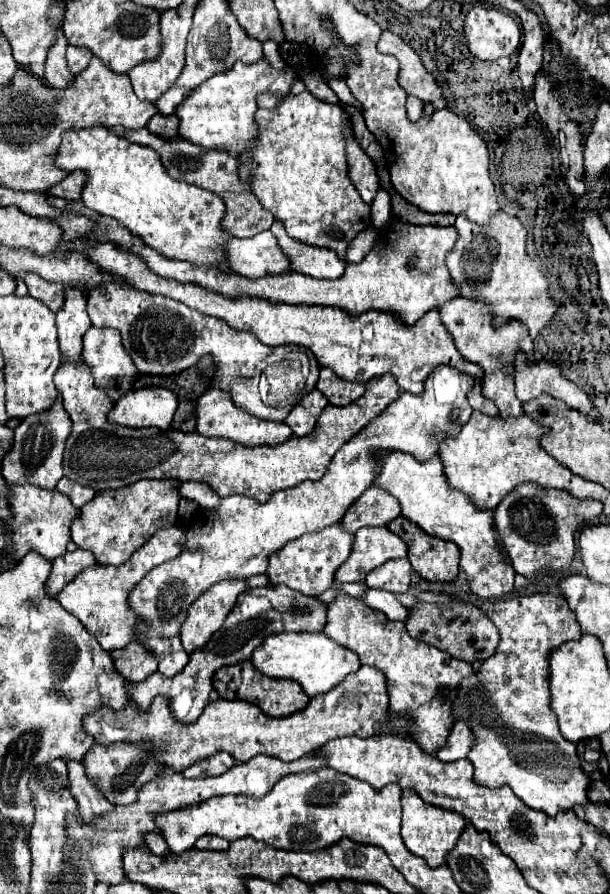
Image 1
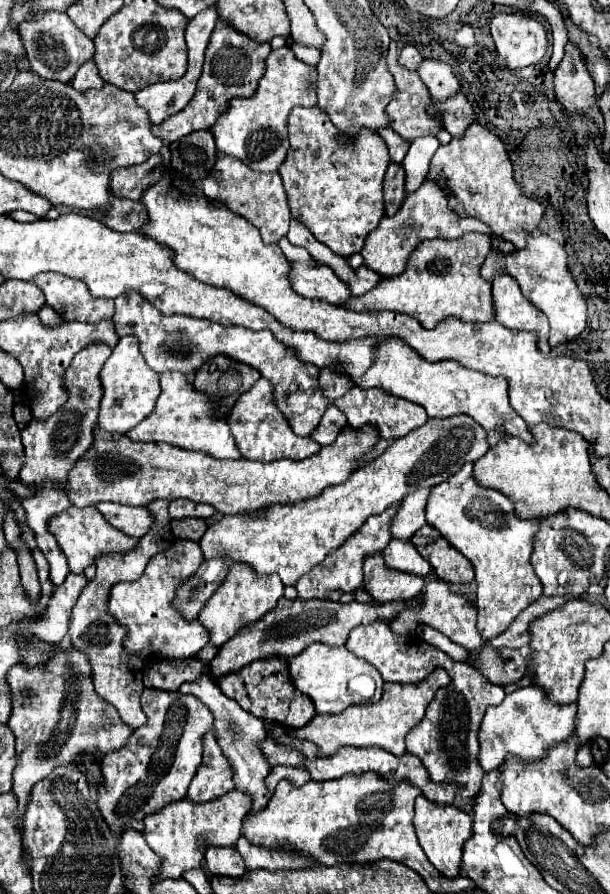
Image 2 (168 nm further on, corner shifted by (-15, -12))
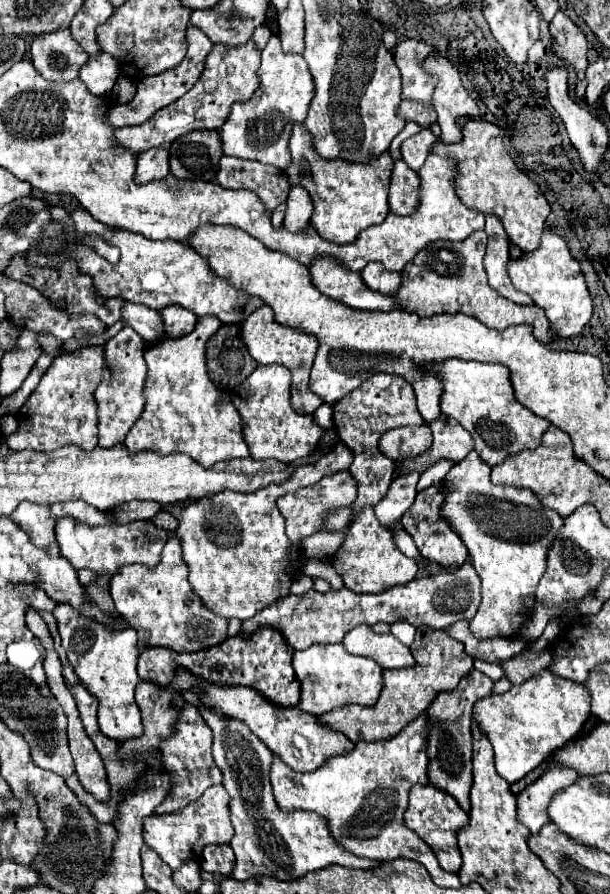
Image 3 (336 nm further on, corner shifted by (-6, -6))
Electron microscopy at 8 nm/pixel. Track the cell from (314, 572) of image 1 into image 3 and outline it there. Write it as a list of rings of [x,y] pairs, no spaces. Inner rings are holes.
[[[410,471],[410,473],[402,473],[394,477],[388,489],[388,495],[374,507],[376,517],[384,527],[388,527],[394,521],[400,521],[400,517],[410,509],[416,497],[418,479],[420,479],[418,471]]]

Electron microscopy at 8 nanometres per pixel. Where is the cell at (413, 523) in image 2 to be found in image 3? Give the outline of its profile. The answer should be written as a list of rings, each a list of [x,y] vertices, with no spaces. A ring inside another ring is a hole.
[[[440,459],[438,463],[430,465],[422,473],[422,477],[418,481],[418,491],[422,491],[422,489],[426,489],[426,487],[430,487],[430,485],[434,485],[438,481],[442,481],[446,477],[446,473],[450,471],[450,467],[454,467],[454,461],[450,461],[450,459]]]

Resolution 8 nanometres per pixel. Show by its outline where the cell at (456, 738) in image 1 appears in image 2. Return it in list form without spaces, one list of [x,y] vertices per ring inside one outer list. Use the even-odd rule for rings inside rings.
[[[521,687],[511,695],[505,695],[501,705],[489,707],[479,731],[479,765],[485,773],[497,769],[507,757],[515,755],[525,761],[541,759],[547,749],[555,743],[565,741],[575,733],[575,713],[577,705],[553,705],[545,699],[545,693],[535,687]]]

